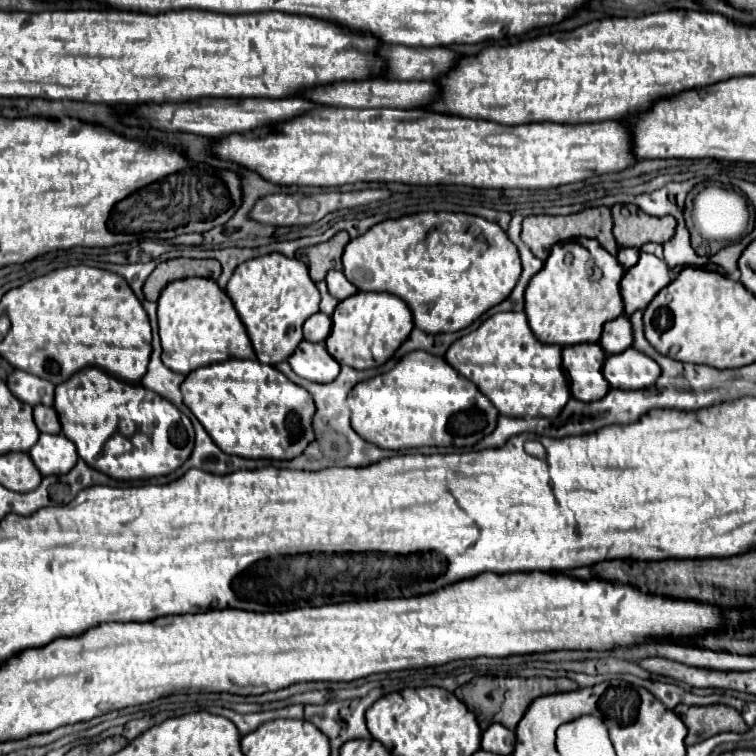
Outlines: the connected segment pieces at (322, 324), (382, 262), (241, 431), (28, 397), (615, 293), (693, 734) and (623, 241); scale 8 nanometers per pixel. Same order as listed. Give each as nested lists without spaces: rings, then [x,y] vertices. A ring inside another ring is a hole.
[[[318,312],[304,322],[304,338],[310,342],[324,342],[330,334],[330,328],[332,328],[332,318]]]
[[[420,212],[420,214],[410,214],[410,216],[402,216],[402,218],[396,218],[396,220],[384,220],[376,226],[372,226],[366,234],[354,238],[348,242],[346,250],[344,250],[344,274],[346,278],[350,278],[350,282],[362,290],[362,292],[390,292],[398,298],[402,298],[410,312],[412,312],[412,318],[414,318],[414,324],[420,328],[420,330],[426,330],[430,334],[440,334],[440,332],[458,332],[466,326],[470,326],[476,318],[480,318],[488,308],[500,304],[504,298],[510,296],[510,290],[514,290],[518,278],[520,278],[520,272],[522,272],[522,266],[520,266],[520,256],[518,256],[518,250],[516,246],[508,240],[506,232],[494,224],[494,222],[488,222],[480,216],[472,216],[472,214],[454,214],[454,212]]]
[[[226,360],[220,364],[210,364],[190,372],[182,384],[184,404],[200,420],[210,438],[226,454],[242,458],[272,458],[272,460],[292,460],[306,450],[310,442],[316,440],[312,416],[316,412],[310,392],[288,380],[274,366],[266,366],[258,360]]]
[[[14,370],[6,382],[8,382],[12,394],[30,406],[53,405],[56,386],[50,380],[38,378],[24,370]]]
[[[574,238],[554,246],[544,268],[530,280],[526,288],[526,316],[538,340],[546,344],[580,344],[598,342],[602,326],[624,312],[620,296],[620,280],[624,266],[606,252],[596,240]],[[566,256],[572,256],[566,264]]]
[[[724,704],[712,706],[678,706],[674,712],[688,726],[686,746],[698,744],[720,732],[746,732],[748,726],[736,708]]]
[[[634,204],[612,206],[614,236],[620,248],[640,248],[646,242],[664,244],[674,236],[676,220],[672,216],[654,218]]]

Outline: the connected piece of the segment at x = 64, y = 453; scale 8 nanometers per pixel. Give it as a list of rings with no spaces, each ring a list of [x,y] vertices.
[[[40,434],[28,454],[42,476],[66,474],[78,462],[76,446],[64,434]]]

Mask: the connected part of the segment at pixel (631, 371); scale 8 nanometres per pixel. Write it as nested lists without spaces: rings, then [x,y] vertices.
[[[636,348],[622,354],[610,354],[602,368],[604,378],[612,388],[640,390],[652,386],[660,376],[660,366]]]

